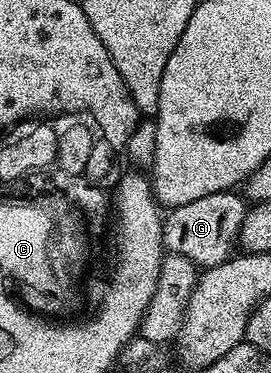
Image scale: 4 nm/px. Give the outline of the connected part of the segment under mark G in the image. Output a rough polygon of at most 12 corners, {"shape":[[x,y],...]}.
{"shape":[[203,195],[170,208],[164,248],[202,270],[238,248],[246,198]]}

